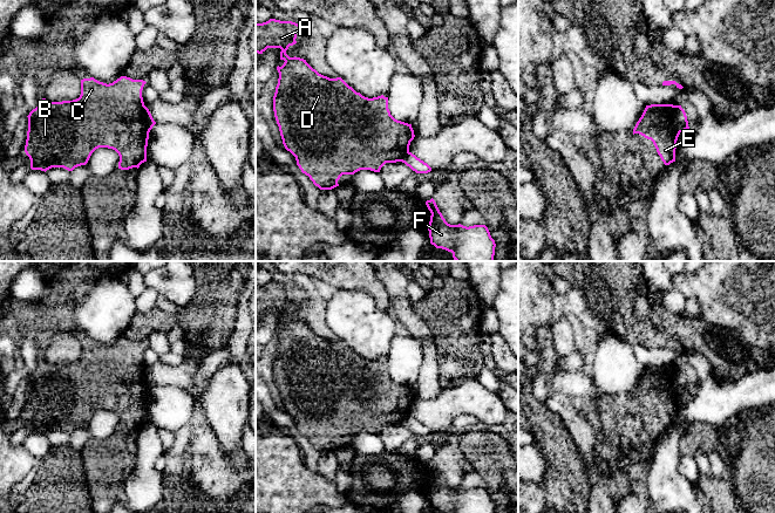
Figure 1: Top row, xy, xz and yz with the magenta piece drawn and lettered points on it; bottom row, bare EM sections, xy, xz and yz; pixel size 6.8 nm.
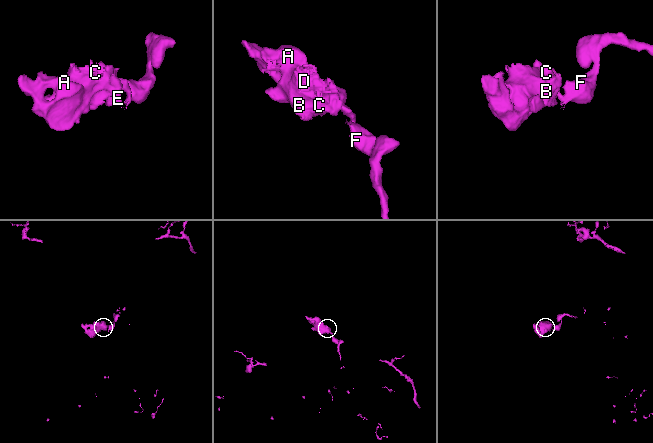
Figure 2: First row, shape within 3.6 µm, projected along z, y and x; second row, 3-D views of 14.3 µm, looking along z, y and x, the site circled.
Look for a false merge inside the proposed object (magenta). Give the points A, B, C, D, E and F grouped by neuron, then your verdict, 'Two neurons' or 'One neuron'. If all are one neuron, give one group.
Groups: A B C D E / F. Two neurons

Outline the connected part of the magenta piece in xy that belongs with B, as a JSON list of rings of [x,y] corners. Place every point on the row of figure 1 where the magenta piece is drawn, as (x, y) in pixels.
[[[121,76],[113,83],[103,83],[94,77],[81,80],[81,95],[73,101],[52,102],[42,98],[28,117],[25,152],[32,170],[47,171],[63,167],[73,171],[86,165],[98,148],[115,150],[120,156],[118,169],[140,167],[147,162],[150,130],[144,118],[142,90],[147,82]]]

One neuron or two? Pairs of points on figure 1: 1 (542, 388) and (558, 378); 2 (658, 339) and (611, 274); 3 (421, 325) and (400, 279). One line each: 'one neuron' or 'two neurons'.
1: one neuron
2: one neuron
3: one neuron

